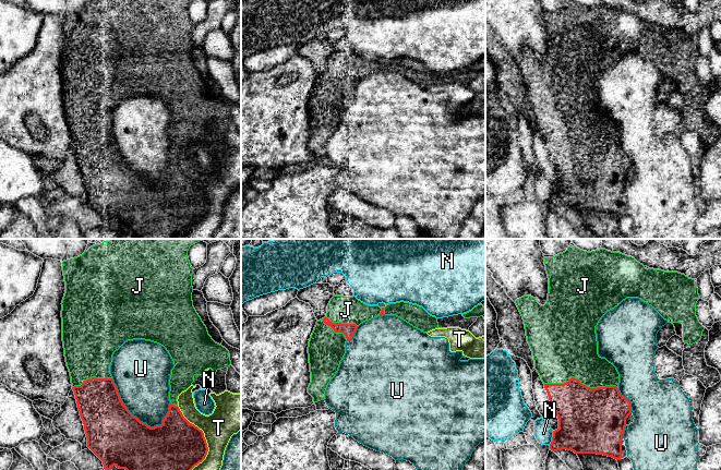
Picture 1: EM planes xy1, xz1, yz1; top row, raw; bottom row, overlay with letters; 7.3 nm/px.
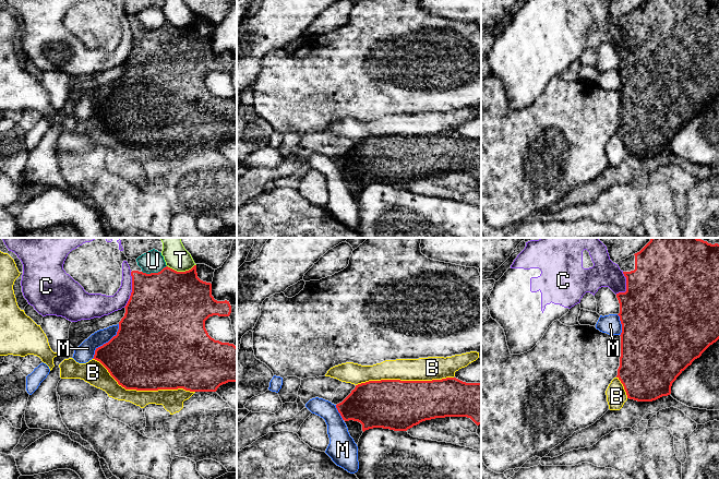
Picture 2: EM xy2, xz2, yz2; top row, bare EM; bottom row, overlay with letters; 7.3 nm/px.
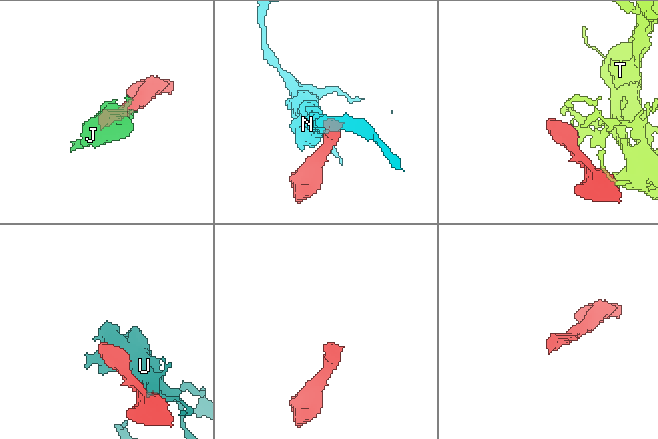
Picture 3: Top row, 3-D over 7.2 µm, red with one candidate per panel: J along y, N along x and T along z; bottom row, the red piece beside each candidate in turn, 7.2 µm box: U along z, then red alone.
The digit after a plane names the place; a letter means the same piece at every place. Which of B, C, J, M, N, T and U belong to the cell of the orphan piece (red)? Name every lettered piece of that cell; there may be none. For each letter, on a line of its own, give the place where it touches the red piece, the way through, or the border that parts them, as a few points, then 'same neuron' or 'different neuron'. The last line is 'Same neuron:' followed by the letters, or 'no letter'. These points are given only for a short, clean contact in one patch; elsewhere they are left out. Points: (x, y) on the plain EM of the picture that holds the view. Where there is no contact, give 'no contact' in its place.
B: contact xy2 (143, 145); different neuron
C: contact xy2 (132, 45); different neuron
J: contact yz1 (580, 139); same neuron
M: contact xy2 (106, 98); different neuron
N: contact yz1 (552, 194); different neuron
T: contact xy1 (206, 199); different neuron
U: contact xy1 (129, 167); different neuron
Same neuron: J

